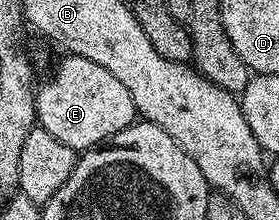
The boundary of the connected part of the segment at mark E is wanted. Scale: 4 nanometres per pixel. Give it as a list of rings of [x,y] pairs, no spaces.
[[[68,54],[55,67],[55,72],[38,88],[35,96],[35,117],[57,141],[72,147],[76,153],[90,151],[105,144],[127,126],[136,122],[137,112],[129,89],[109,73],[101,69],[97,61],[89,61],[80,55]]]

